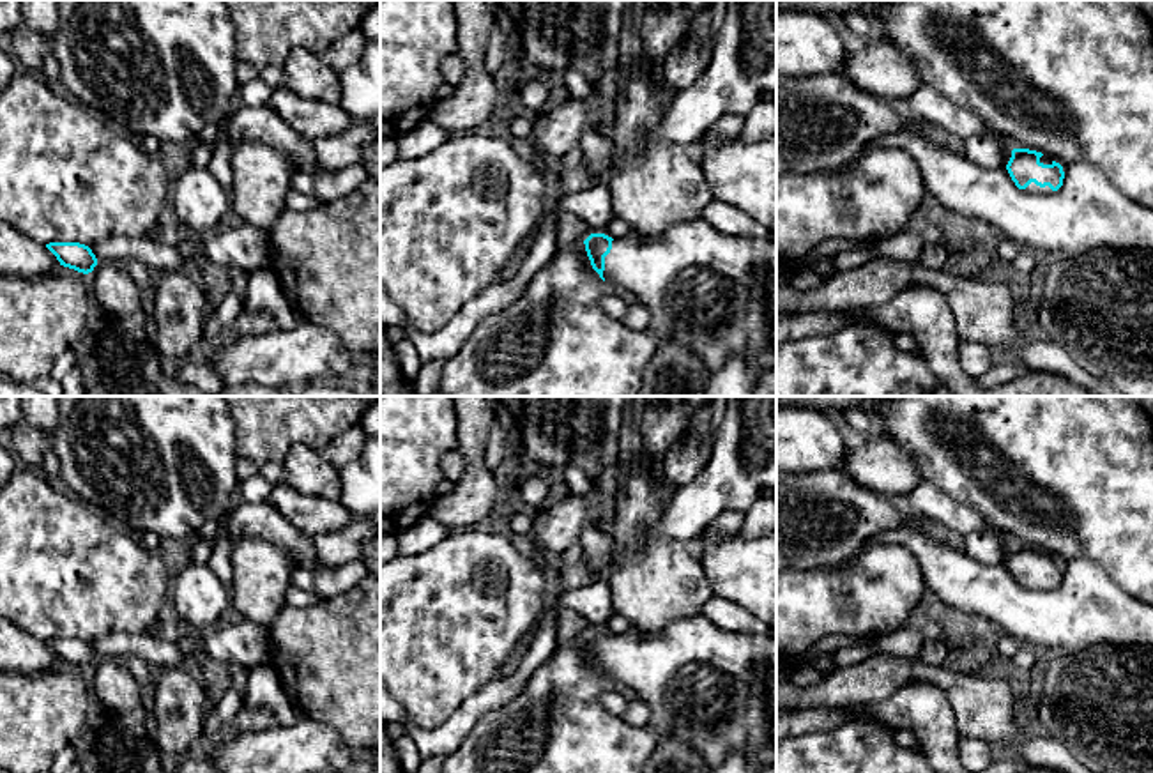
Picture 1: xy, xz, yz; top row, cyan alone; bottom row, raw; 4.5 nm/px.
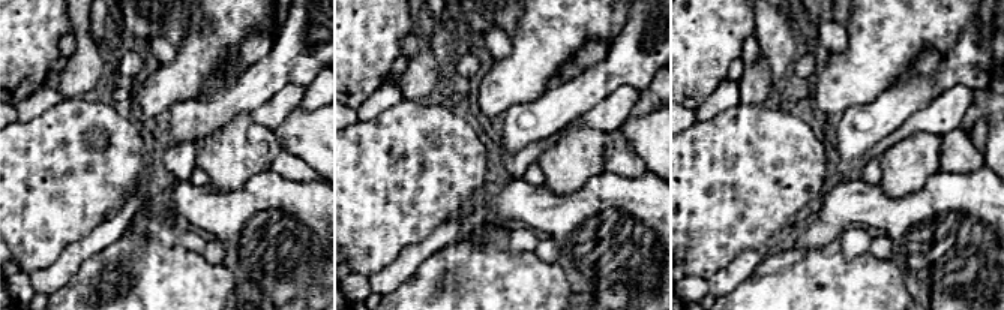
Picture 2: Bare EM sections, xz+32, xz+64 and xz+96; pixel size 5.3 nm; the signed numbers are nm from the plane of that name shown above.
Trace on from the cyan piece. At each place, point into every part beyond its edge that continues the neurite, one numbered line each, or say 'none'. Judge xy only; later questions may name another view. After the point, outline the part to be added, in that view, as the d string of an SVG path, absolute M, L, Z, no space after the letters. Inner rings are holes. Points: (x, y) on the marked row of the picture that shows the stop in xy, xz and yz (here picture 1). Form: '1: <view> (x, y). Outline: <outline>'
none

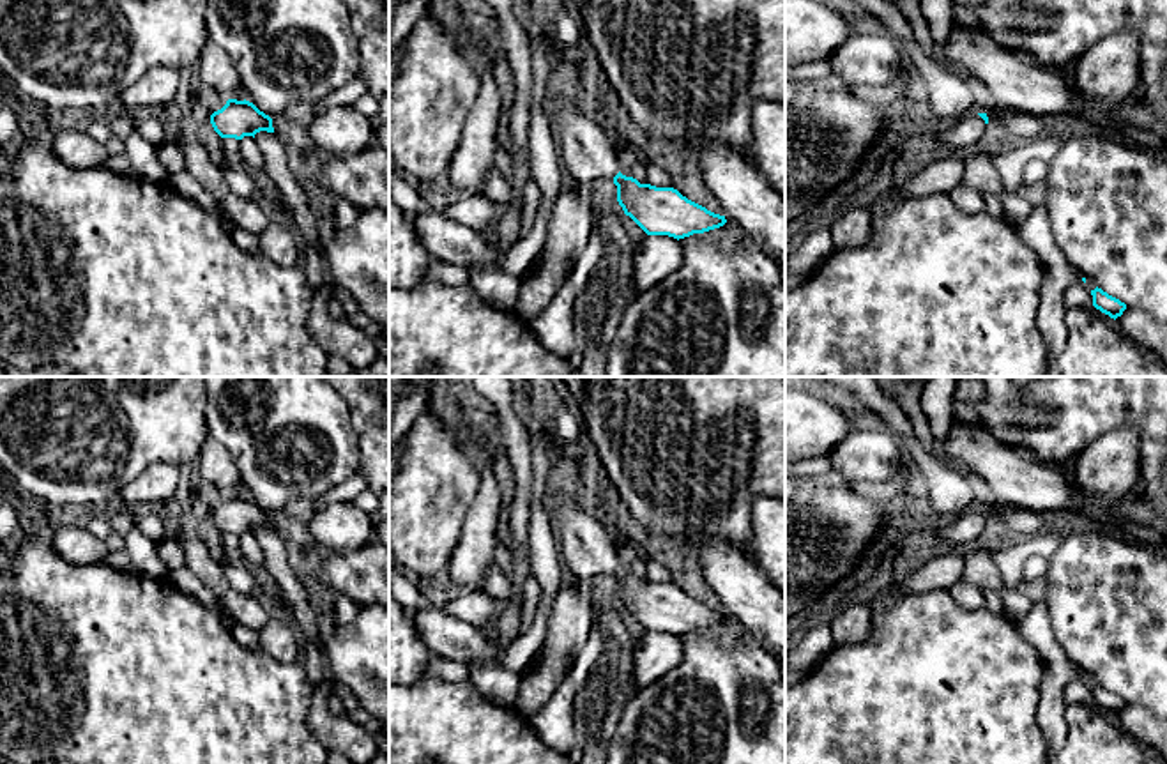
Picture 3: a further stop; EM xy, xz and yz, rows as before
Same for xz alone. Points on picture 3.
1: xz (586, 151). Outline: M548 90L545 99L562 161L576 182L614 179L619 173L617 149L605 129L582 111L580 103L578 94L562 90Z

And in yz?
1: yz (961, 133). Outline: M972 113L951 122L937 122L930 127L944 145L951 149L964 149L983 136L987 124L978 113Z

